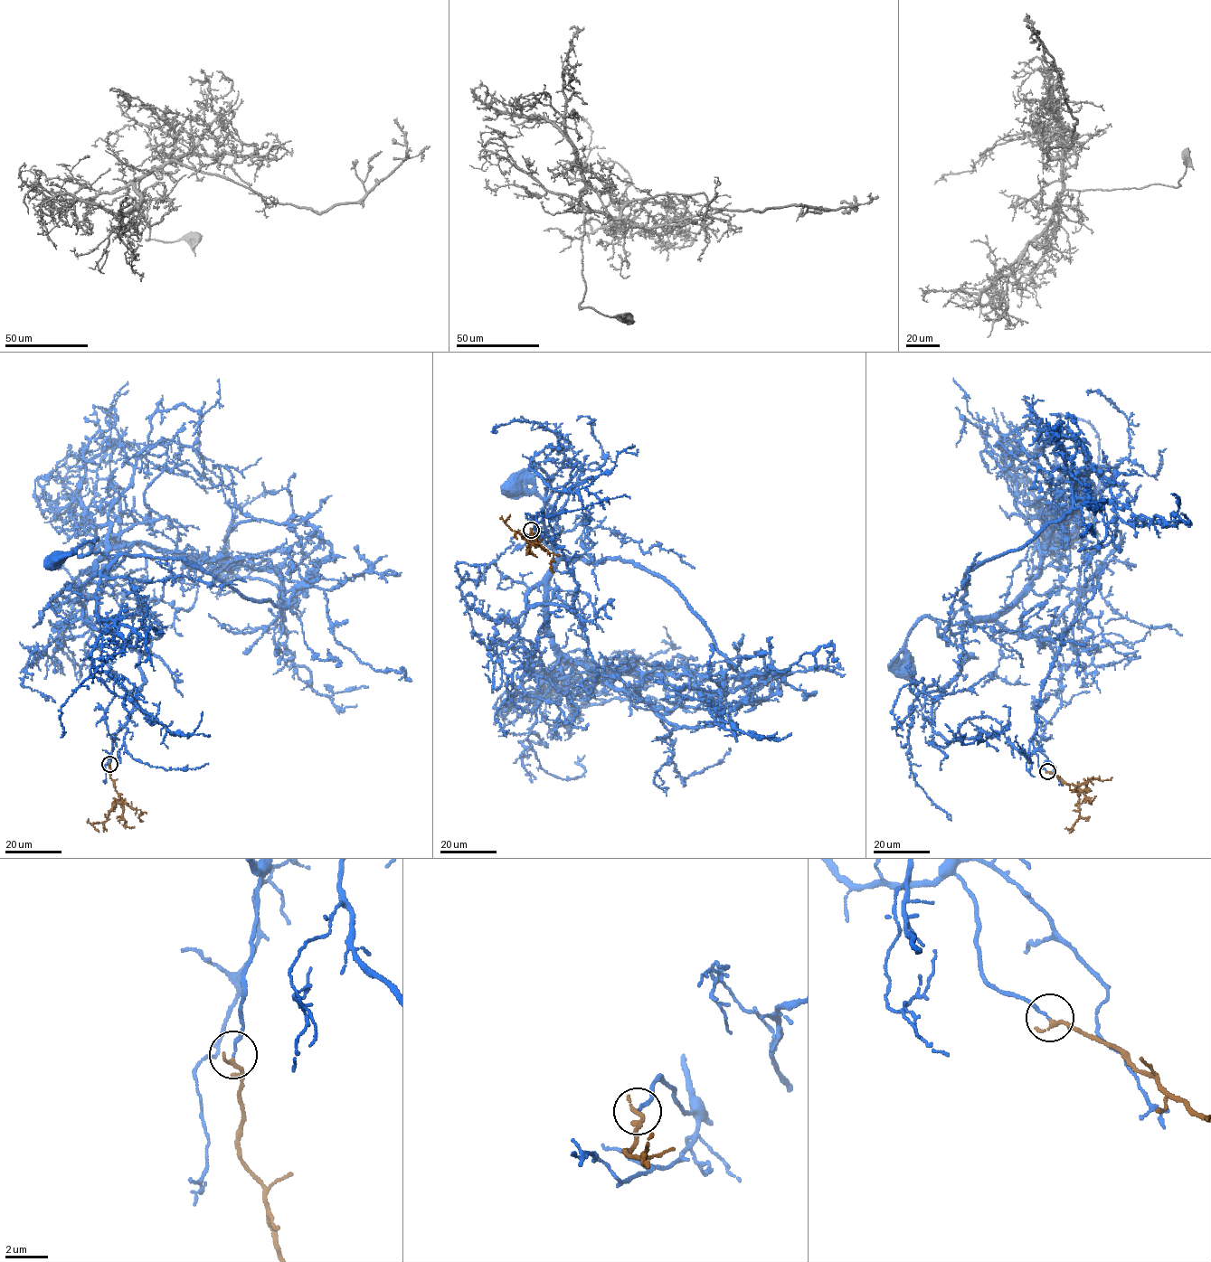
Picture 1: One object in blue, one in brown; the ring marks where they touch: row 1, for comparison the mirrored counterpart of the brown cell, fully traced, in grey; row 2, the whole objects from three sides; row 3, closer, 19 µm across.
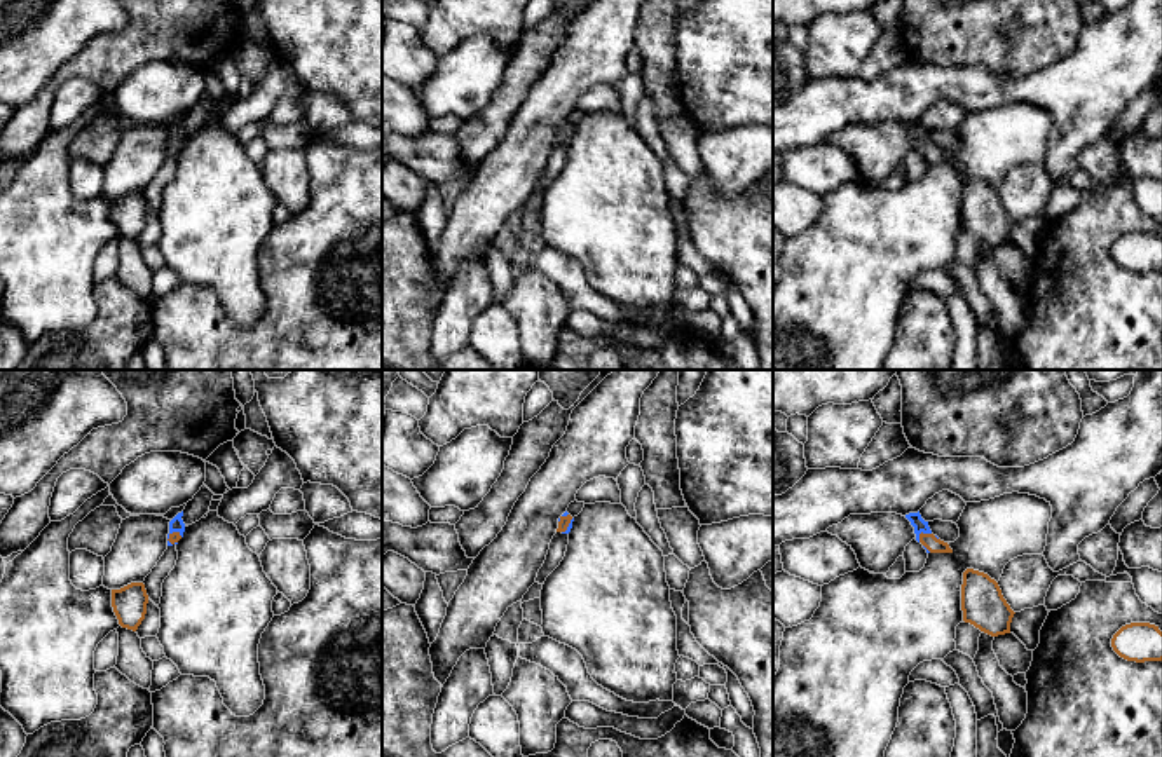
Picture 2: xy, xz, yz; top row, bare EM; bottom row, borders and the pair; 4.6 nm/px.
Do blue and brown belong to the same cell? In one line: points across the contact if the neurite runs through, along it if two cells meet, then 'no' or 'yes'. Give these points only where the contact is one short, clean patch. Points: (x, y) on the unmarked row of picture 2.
no

